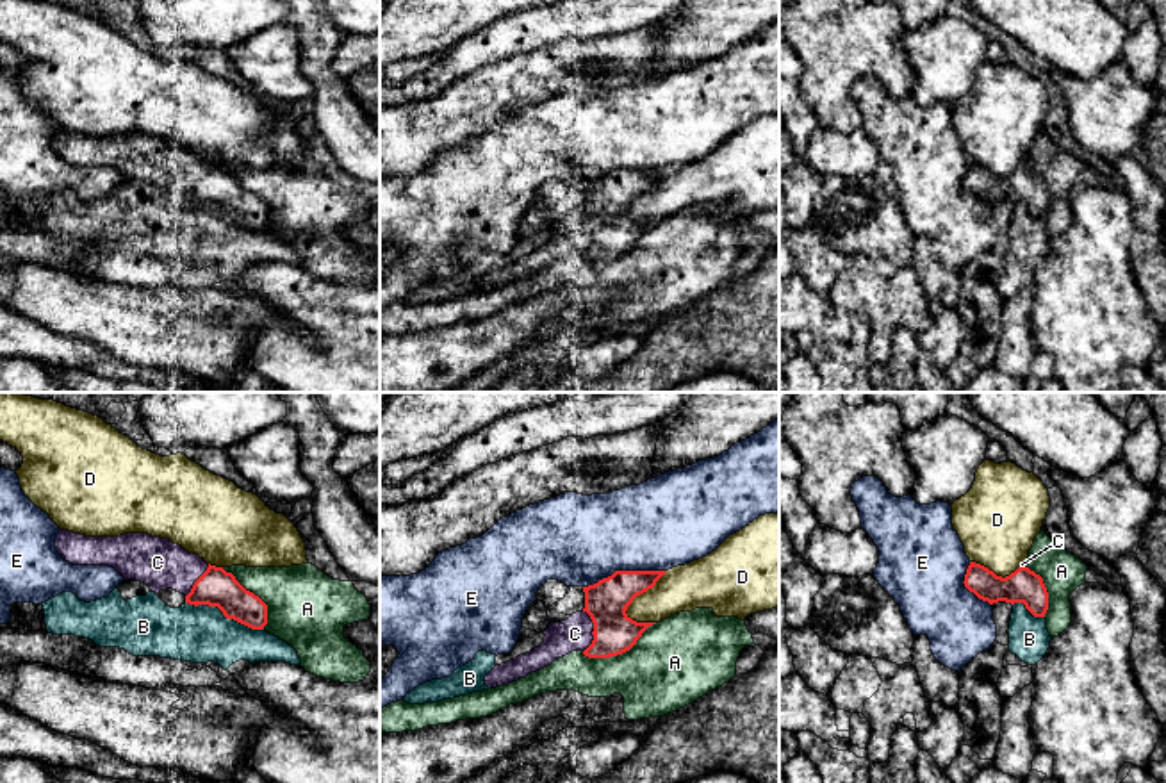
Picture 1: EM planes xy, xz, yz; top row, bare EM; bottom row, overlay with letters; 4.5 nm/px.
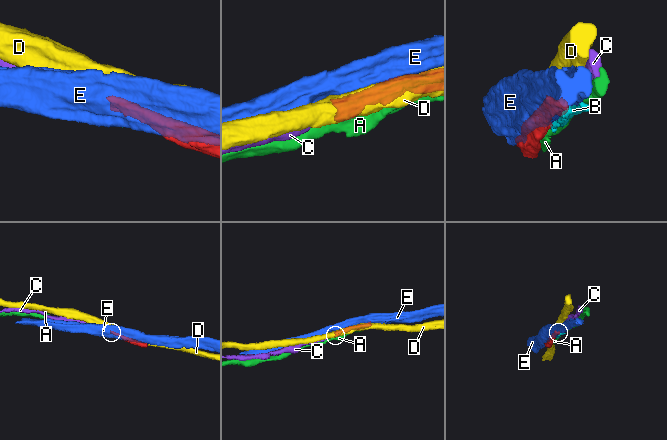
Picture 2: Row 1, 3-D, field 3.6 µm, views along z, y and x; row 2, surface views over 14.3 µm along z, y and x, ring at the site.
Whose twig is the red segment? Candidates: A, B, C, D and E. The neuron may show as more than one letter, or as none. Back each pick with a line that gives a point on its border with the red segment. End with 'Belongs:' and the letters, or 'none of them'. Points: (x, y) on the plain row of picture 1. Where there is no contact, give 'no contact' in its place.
C: meets red in xz at (592, 232)
Belongs: C

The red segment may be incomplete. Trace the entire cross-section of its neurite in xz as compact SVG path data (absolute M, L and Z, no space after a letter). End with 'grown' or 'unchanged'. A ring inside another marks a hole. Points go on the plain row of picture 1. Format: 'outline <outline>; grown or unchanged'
outline M615 171L583 187L585 209L562 223L551 223L544 243L533 251L496 266L485 285L496 289L537 273L554 260L581 251L588 259L610 259L629 251L654 223L636 223L626 210L633 200L656 185L667 171Z; grown

